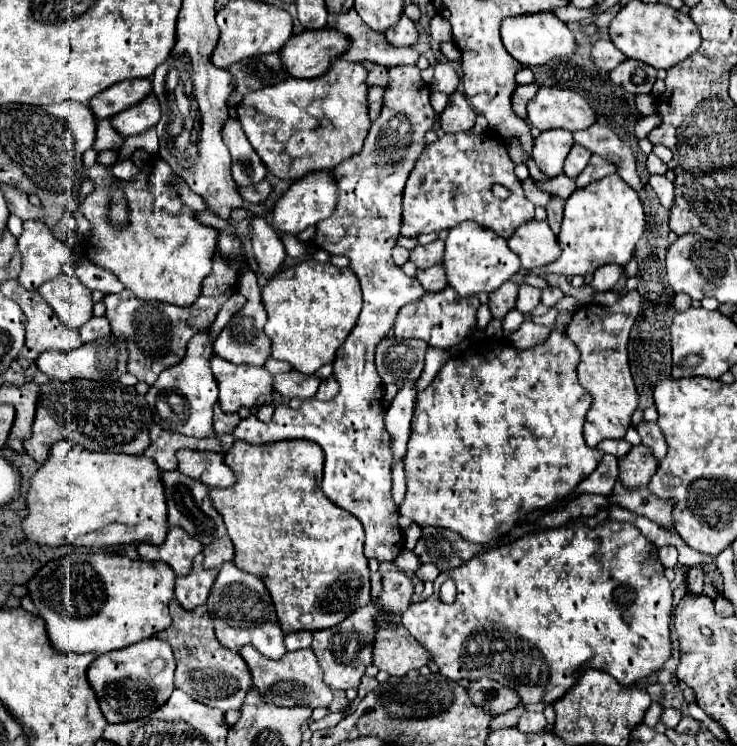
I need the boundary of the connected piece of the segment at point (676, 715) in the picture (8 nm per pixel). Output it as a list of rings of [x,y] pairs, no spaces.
[[[664,708],[664,712],[662,712],[662,722],[664,722],[668,728],[676,728],[680,720],[682,720],[682,712],[680,712],[678,708]]]

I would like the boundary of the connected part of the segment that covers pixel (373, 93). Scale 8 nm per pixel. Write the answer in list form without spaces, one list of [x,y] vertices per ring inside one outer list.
[[[370,86],[370,90],[368,90],[370,118],[372,120],[376,120],[380,116],[380,110],[382,110],[382,94],[384,94],[384,88],[380,88],[380,86]]]

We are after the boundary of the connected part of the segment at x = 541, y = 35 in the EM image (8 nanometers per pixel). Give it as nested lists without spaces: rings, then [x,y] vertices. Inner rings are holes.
[[[552,12],[506,18],[502,24],[502,42],[504,42],[504,48],[524,66],[546,64],[552,58],[570,56],[576,52],[576,38],[572,30],[566,24],[562,24],[562,20],[558,20]]]

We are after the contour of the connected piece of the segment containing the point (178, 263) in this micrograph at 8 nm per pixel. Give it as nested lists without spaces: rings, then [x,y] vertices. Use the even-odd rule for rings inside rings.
[[[162,158],[144,166],[132,182],[116,179],[102,164],[92,166],[88,176],[96,184],[94,192],[88,194],[80,206],[80,212],[92,225],[90,237],[83,243],[88,260],[110,270],[142,300],[162,300],[176,306],[194,304],[202,290],[202,280],[212,268],[218,230],[200,224],[194,218],[194,212],[182,204],[180,194],[174,188],[174,182],[178,182],[180,176]],[[115,180],[126,196],[128,208],[128,220],[122,224],[108,218],[110,190]]]

